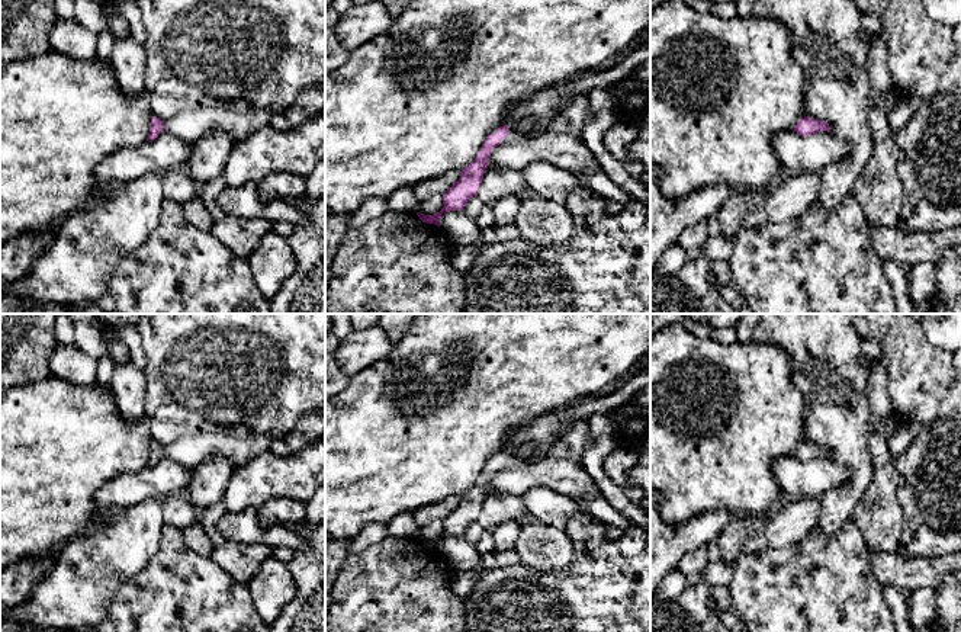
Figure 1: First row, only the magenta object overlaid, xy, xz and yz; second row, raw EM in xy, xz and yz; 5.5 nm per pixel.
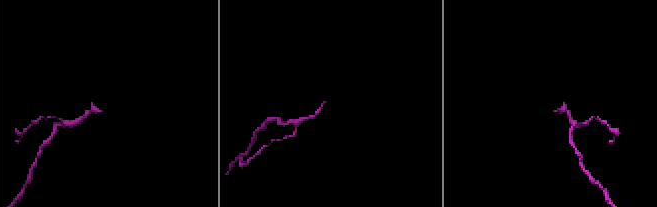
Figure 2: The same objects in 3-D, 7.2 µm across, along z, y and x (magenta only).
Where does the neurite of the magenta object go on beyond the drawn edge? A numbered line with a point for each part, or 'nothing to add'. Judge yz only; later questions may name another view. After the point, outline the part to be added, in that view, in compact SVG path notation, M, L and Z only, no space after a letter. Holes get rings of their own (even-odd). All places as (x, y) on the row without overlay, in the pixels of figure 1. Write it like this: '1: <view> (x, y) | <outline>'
nothing to add

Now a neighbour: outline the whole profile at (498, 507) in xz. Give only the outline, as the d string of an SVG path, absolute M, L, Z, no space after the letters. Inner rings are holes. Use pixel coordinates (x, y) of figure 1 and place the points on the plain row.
M489 487L478 516L478 523L485 532L494 533L507 520L530 520L521 497Z

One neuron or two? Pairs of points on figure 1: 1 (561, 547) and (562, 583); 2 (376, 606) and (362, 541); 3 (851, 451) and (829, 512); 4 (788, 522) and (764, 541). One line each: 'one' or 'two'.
1: two
2: two
3: one
4: one

